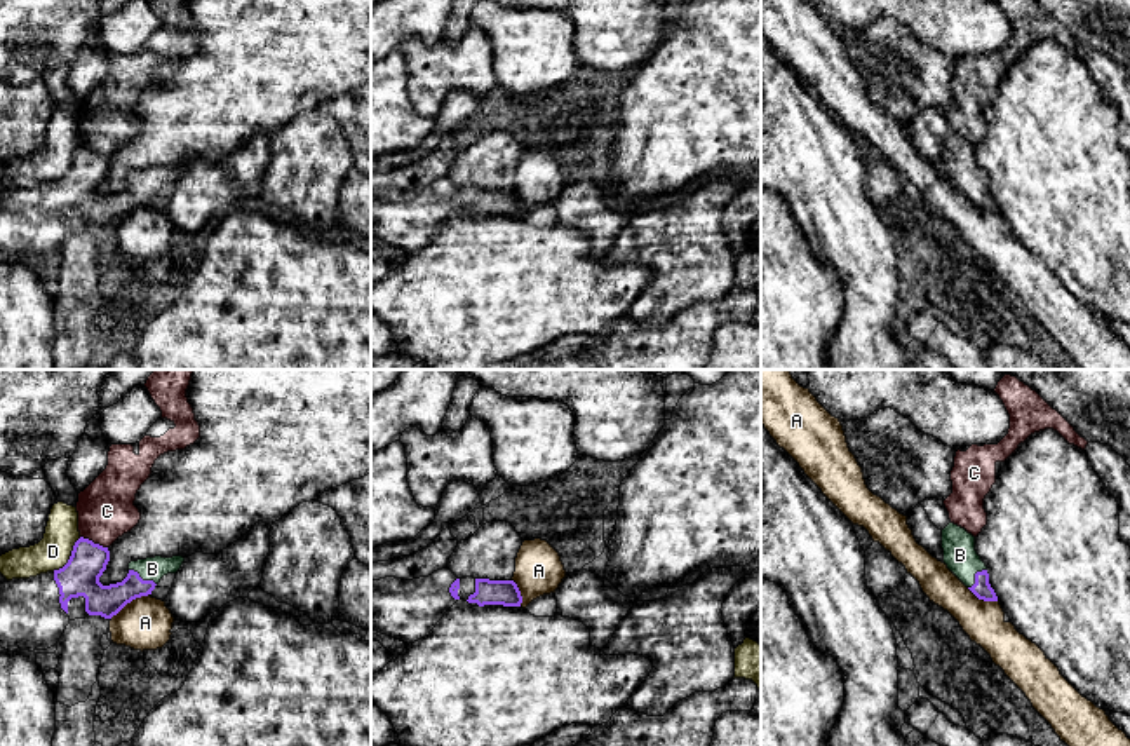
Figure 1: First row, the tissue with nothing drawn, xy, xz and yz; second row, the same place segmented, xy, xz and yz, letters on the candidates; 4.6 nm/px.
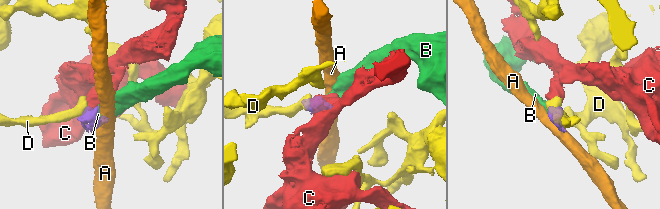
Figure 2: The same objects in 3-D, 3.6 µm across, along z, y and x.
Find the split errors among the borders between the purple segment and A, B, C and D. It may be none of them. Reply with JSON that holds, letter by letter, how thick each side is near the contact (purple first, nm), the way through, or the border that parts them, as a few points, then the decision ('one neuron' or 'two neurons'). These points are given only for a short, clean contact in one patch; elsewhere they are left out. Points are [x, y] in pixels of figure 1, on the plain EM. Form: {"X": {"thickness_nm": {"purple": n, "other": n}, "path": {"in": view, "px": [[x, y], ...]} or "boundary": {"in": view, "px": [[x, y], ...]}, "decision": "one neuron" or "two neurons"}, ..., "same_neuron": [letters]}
{"A": {"thickness_nm": {"purple": 160, "other": 240}, "boundary": {"in": "xy", "px": [[148, 203], [133, 208], [110, 227]]}, "decision": "two neurons"}, "B": {"thickness_nm": {"purple": 150, "other": 110}, "path": {"in": "xy", "px": [[91, 169], [101, 201], [141, 189], [152, 178]]}, "decision": "one neuron"}, "C": {"thickness_nm": {"purple": 180, "other": 260}, "boundary": {"in": "xy", "px": [[80, 145], [107, 157]]}, "decision": "two neurons"}, "D": {"thickness_nm": {"purple": 180, "other": 160}, "boundary": {"in": "xy", "px": [[80, 147], [70, 168], [53, 180]]}, "decision": "two neurons"}, "same_neuron": ["B"]}

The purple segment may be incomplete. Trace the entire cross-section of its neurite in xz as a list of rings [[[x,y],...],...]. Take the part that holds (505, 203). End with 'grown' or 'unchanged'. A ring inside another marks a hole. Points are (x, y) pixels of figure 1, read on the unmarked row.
[[[449,178],[428,186],[371,190],[371,239],[406,254],[430,244],[444,223],[458,211],[472,216],[521,216],[514,190],[458,188]]] | grown

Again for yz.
[[[949,132],[942,139],[944,173],[947,178],[984,211],[998,211],[989,193],[985,173],[975,160],[975,146],[965,138]]] | grown

